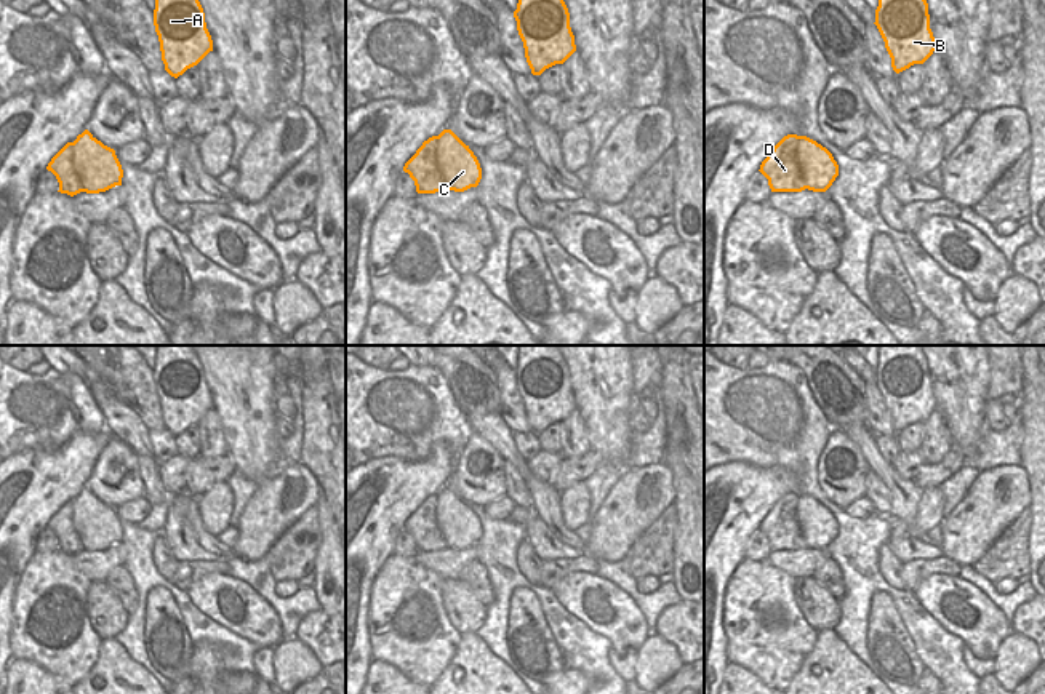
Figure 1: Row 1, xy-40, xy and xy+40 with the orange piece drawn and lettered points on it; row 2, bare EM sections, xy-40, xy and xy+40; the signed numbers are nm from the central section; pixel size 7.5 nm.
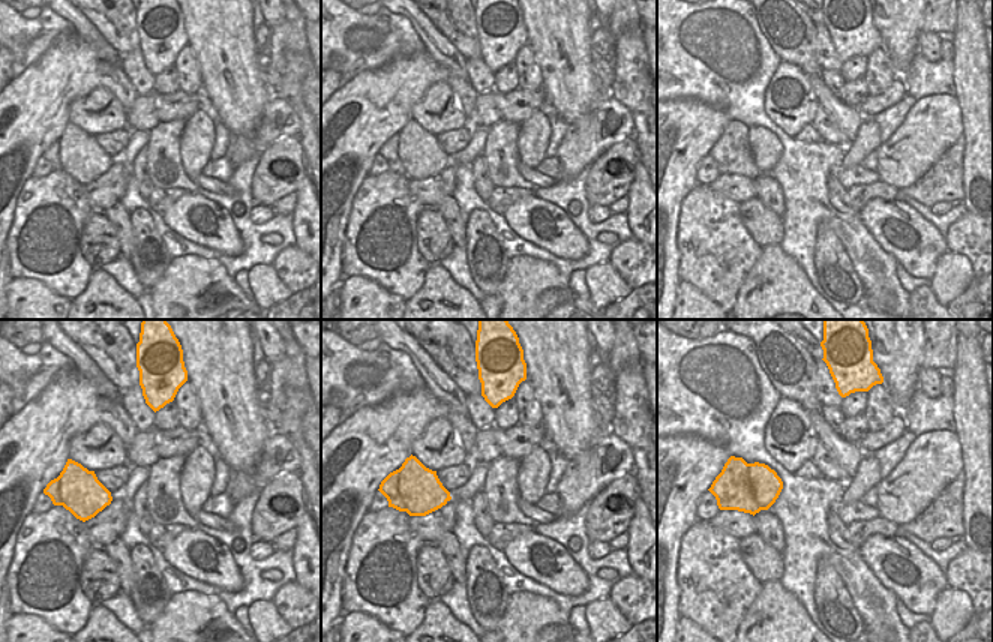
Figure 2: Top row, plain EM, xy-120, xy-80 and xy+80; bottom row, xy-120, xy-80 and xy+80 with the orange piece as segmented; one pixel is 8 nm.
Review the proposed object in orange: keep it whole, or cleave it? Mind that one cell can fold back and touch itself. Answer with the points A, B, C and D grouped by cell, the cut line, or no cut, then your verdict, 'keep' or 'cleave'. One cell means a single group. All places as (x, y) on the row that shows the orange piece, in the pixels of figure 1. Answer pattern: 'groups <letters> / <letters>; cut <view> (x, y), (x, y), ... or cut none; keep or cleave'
groups A B C / D; cut xy (436, 136), (436, 165), (447, 187); cleave

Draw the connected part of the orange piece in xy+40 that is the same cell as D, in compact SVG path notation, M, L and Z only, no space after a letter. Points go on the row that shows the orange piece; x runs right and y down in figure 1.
M797 134L784 136L760 165L760 173L768 179L771 192L802 192L807 184L795 160Z

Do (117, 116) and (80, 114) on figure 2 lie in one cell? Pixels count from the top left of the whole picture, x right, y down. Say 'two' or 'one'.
one

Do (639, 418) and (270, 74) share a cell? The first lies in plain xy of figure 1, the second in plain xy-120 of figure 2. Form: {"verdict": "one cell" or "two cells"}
{"verdict": "one cell"}

